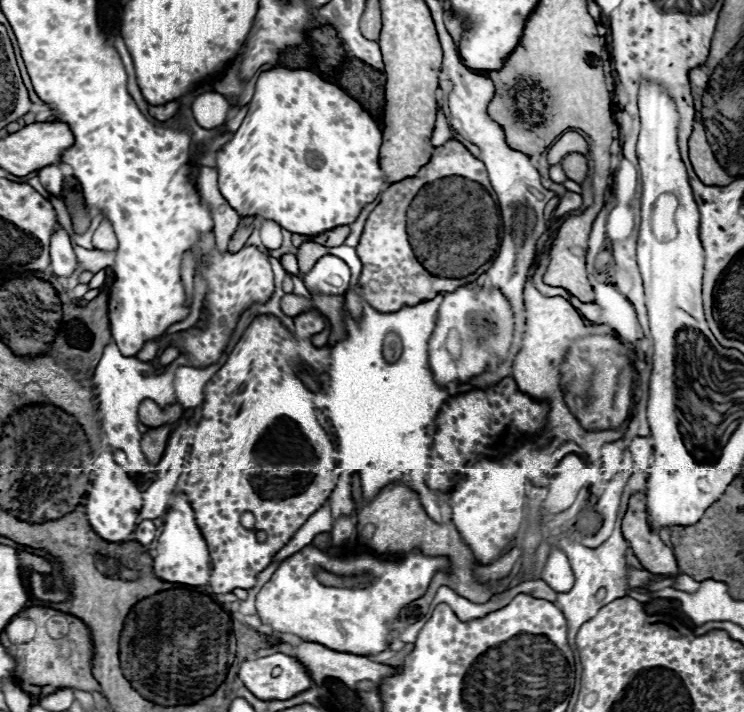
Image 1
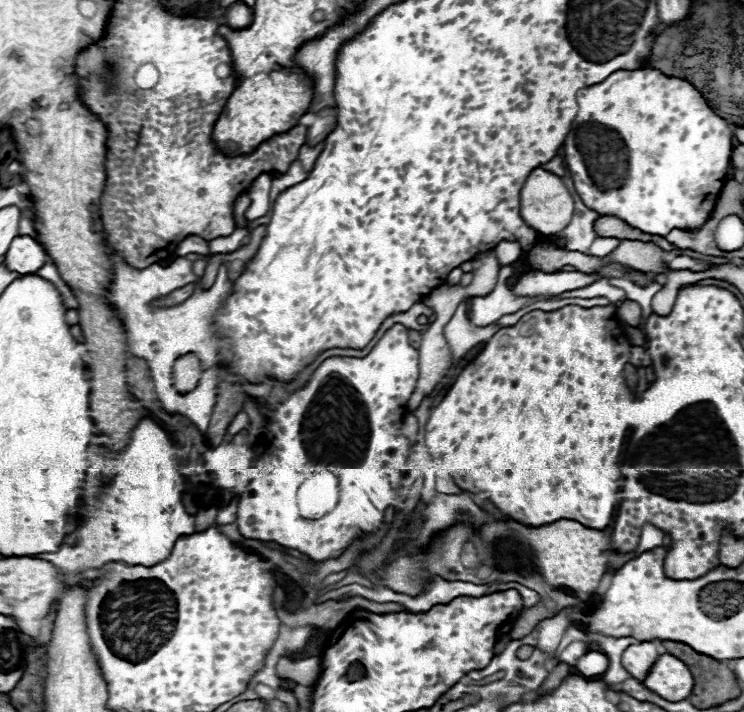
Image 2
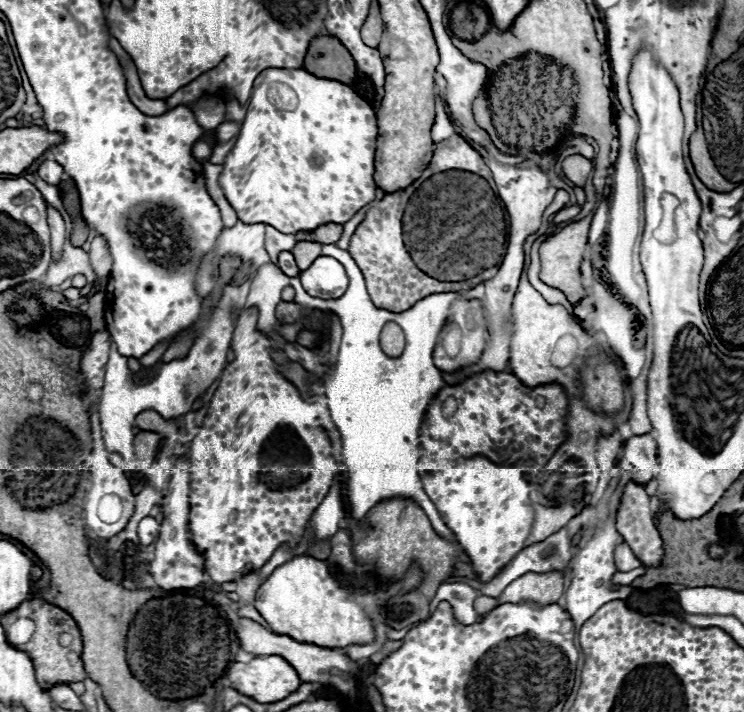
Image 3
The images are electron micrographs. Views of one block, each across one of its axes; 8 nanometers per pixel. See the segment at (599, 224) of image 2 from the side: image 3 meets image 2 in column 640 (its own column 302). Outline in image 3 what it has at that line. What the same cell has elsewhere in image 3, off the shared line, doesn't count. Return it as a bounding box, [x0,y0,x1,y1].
[296,226,342,244]

